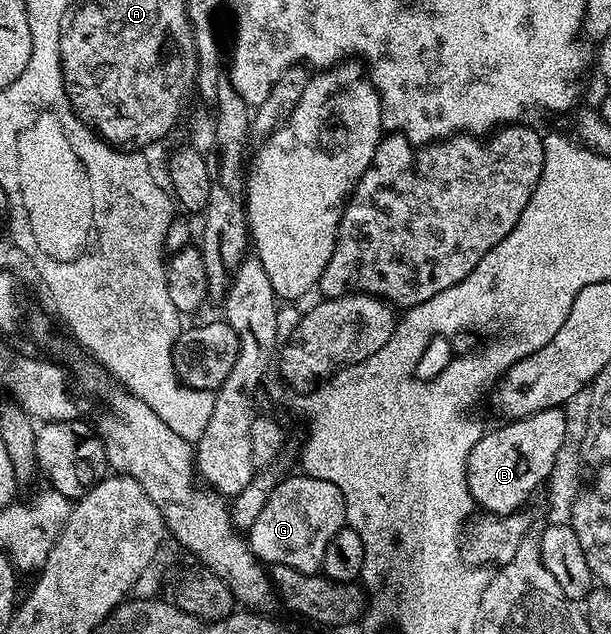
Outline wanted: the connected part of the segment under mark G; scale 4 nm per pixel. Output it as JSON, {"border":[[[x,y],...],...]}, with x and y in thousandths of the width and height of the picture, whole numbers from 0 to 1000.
{"border":[[[502,749],[453,757],[435,800],[416,819],[416,831],[403,838],[406,861],[419,880],[440,893],[466,891],[481,901],[522,904],[530,896],[534,861],[566,828],[566,793],[560,774],[534,756]]]}

